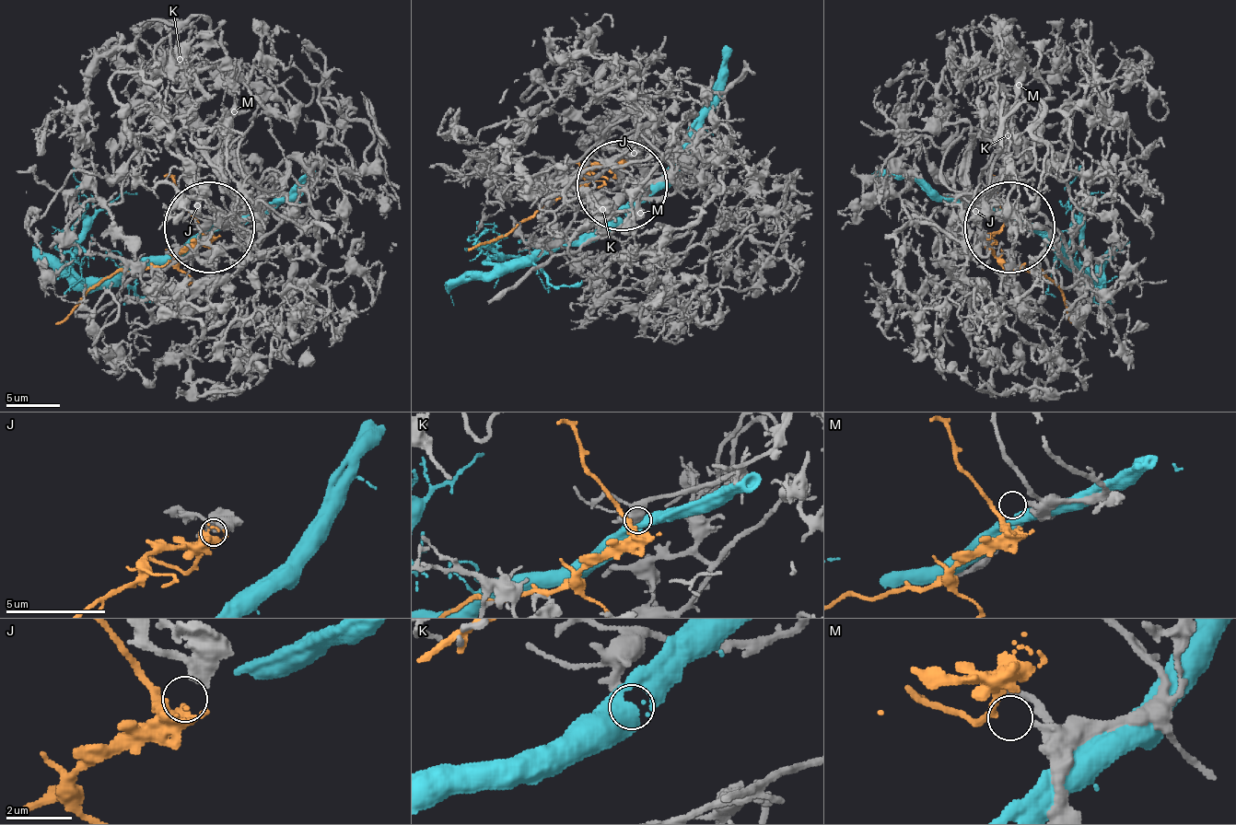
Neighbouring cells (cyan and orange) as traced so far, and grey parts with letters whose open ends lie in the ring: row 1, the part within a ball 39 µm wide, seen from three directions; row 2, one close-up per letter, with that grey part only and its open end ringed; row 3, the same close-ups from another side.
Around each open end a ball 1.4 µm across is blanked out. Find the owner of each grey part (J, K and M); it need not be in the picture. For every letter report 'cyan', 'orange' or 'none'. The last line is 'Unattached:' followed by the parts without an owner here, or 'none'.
J: orange
K: none
M: none
Unattached: K, M

